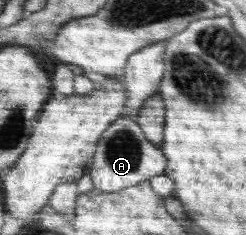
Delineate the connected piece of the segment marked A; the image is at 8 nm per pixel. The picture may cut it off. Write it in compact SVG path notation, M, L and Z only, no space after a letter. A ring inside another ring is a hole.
M119 117L106 128L97 154L90 168L90 175L94 188L101 192L119 192L123 188L134 187L136 184L149 182L151 178L163 174L166 170L167 158L163 154L162 146L147 140L142 127L132 117Z

